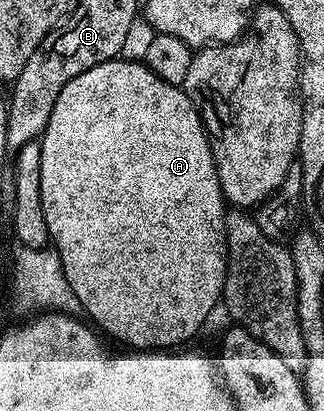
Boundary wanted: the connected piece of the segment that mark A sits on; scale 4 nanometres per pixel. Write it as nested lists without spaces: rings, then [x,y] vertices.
[[[112,60],[81,72],[81,76],[73,76],[73,80],[61,88],[61,96],[57,96],[57,104],[53,104],[53,116],[49,116],[49,124],[41,139],[41,212],[45,212],[50,245],[59,254],[65,280],[69,280],[69,288],[73,288],[82,313],[87,313],[86,317],[108,339],[116,338],[127,345],[124,347],[139,352],[163,352],[168,348],[182,347],[179,346],[182,342],[189,341],[206,324],[215,305],[220,305],[226,280],[227,214],[223,206],[225,199],[219,187],[215,158],[211,155],[211,139],[199,116],[199,109],[182,86],[161,80],[161,76],[154,74],[143,62]]]

